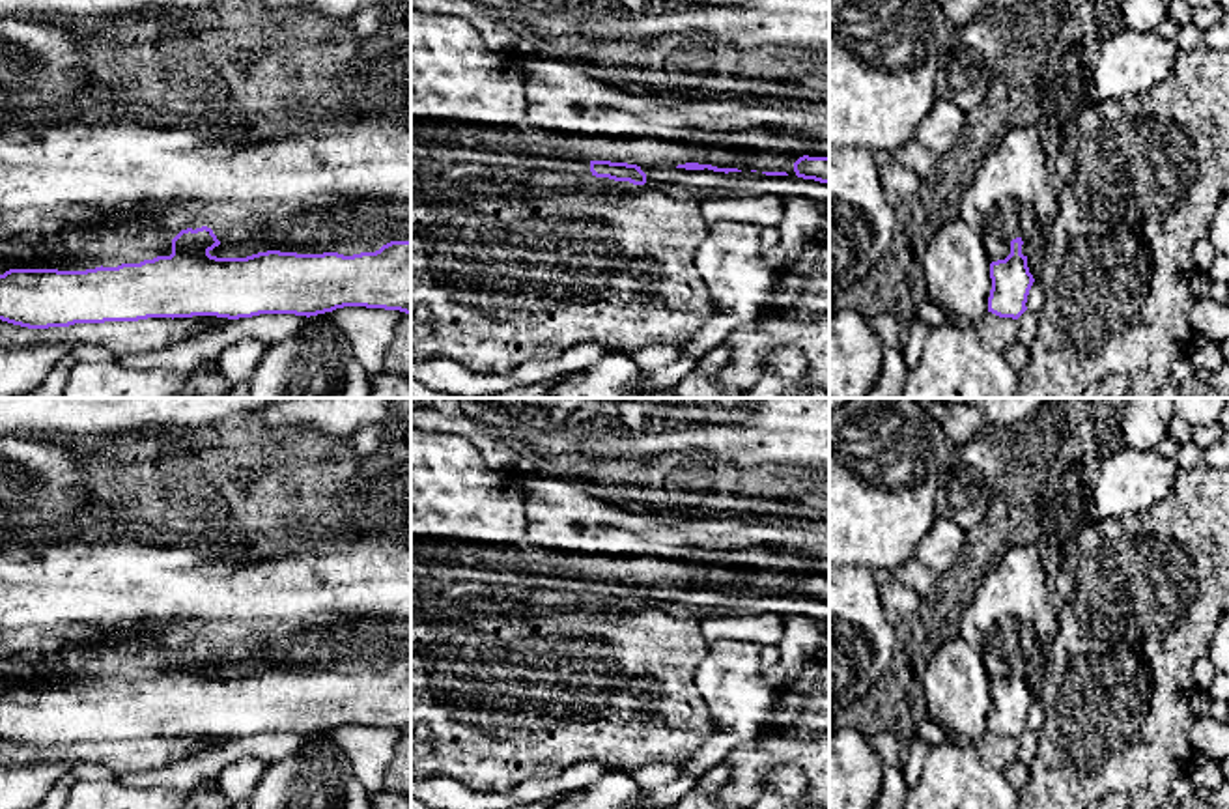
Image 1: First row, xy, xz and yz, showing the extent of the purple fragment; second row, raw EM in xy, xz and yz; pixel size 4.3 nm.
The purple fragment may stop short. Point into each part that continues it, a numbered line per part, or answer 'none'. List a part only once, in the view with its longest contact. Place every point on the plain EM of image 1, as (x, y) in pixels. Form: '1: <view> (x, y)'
none

